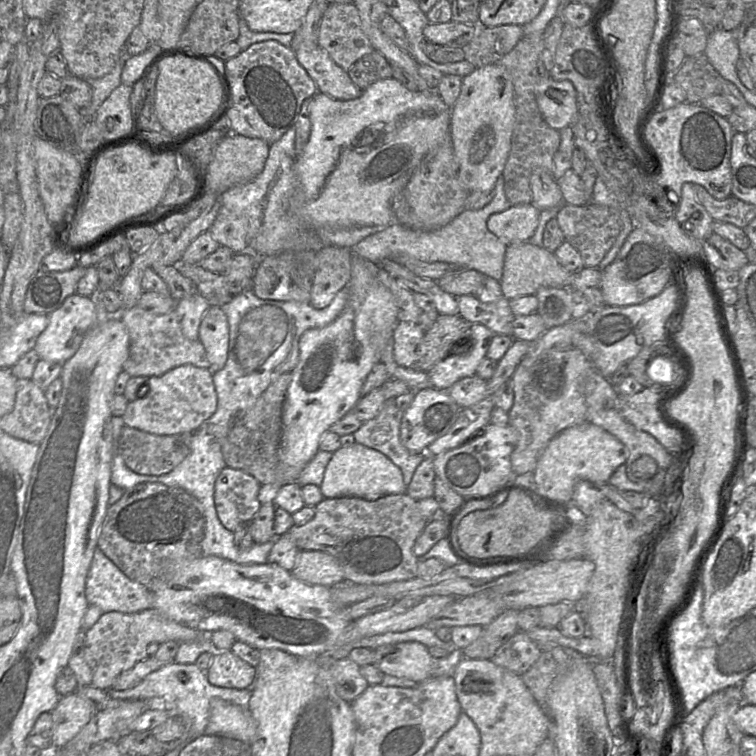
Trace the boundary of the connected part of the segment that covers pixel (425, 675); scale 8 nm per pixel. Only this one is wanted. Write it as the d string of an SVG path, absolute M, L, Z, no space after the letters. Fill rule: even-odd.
M418 642L382 645L374 649L375 665L385 675L406 678L417 683L432 677L433 658L428 647Z

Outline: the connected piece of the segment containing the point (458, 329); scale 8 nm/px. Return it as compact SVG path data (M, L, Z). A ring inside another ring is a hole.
M439 314L417 348L417 360L410 366L416 371L428 372L444 359L455 342L464 336L470 324L460 315Z

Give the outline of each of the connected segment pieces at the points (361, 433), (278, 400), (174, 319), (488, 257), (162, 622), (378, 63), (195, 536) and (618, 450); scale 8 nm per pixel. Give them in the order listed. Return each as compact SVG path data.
M395 400L387 401L379 414L375 418L363 423L363 425L357 431L355 431L353 435L356 443L380 451L395 465L397 465L403 473L404 484L406 487L408 487L413 478L415 470L424 459L426 453L413 453L403 445L400 438L402 417L403 411L396 406Z
M291 372L279 375L260 395L247 413L237 420L222 444L222 454L227 467L240 469L252 475L260 485L276 484L283 487L296 483L303 466L291 467L279 459L282 436L282 411L288 386L292 380Z
M136 305L125 310L121 320L127 328L130 339L129 355L122 368L130 377L159 376L182 365L209 369L210 363L204 346L199 339L189 340L184 336L175 310L155 315Z
M502 176L496 180L493 190L494 196L484 207L478 210L464 210L439 230L416 230L395 222L380 228L378 232L364 238L350 250L378 265L387 258L396 259L399 256L410 256L427 263L446 262L461 268L474 269L494 280L501 281L508 244L488 230L487 221L491 215L501 213L512 205L505 196Z
M150 608L137 613L103 613L98 621L86 631L84 659L92 671L90 685L108 690L124 672L148 657L147 647L151 643L166 641L190 642L196 640L199 632L169 619L157 610Z
M373 51L358 61L347 71L351 81L361 90L378 80L392 77L392 67L378 51Z
M142 483L124 491L122 497L109 506L99 531L97 547L131 580L145 587L162 574L169 564L193 560L202 556L205 519L200 503L186 490L159 483Z
M585 421L558 433L540 454L533 471L538 492L571 505L575 484L587 480L606 484L615 470L626 463L627 447L604 428Z

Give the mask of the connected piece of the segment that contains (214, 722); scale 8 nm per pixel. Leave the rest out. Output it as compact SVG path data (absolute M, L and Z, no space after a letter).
M214 698L209 705L209 720L204 735L220 735L252 745L257 727L248 709Z

